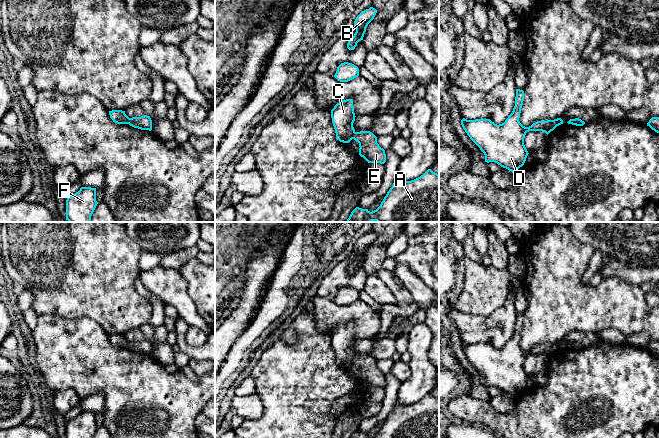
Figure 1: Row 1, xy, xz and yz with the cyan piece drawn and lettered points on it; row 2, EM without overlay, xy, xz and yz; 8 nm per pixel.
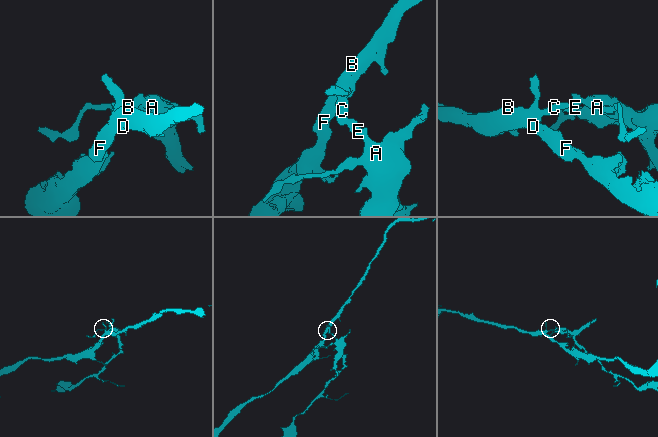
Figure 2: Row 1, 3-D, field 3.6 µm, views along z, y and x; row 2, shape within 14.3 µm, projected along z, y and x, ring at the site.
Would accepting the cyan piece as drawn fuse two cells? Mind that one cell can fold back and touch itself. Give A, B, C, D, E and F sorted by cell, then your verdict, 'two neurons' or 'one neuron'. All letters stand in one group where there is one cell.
A E / B C D F | two neurons

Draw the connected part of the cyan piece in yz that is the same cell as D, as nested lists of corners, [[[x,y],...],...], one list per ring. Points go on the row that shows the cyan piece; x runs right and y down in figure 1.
[[[516,89],[513,111],[505,122],[499,125],[486,118],[461,120],[467,135],[484,153],[485,162],[495,162],[512,173],[524,165],[529,154],[524,145],[527,132],[542,131],[548,135],[557,126],[563,124],[563,120],[557,118],[537,121],[529,127],[523,126],[519,121],[523,101],[524,91]]]

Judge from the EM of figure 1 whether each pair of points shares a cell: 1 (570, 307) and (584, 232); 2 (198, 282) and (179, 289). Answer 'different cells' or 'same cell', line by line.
1: different cells
2: different cells

